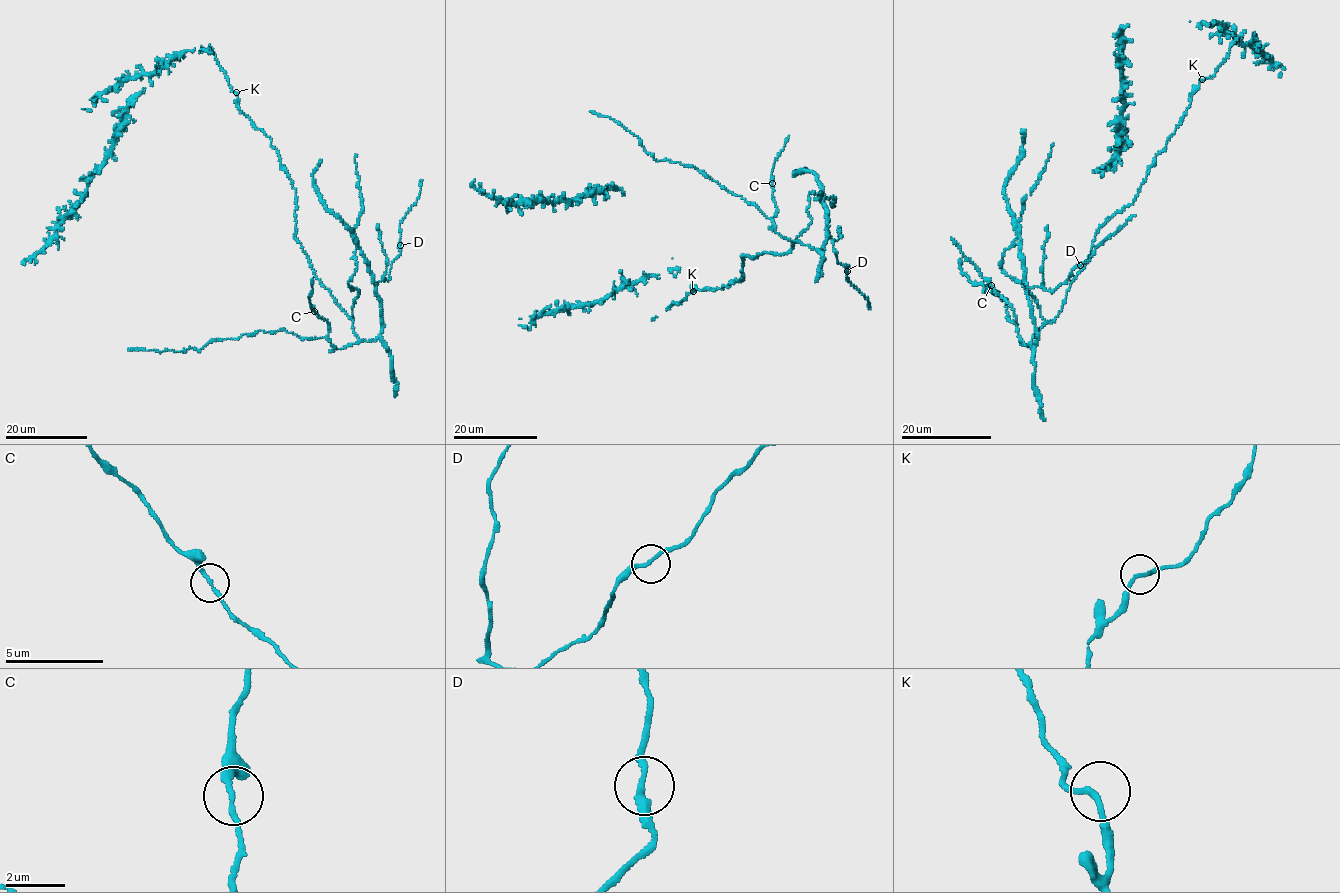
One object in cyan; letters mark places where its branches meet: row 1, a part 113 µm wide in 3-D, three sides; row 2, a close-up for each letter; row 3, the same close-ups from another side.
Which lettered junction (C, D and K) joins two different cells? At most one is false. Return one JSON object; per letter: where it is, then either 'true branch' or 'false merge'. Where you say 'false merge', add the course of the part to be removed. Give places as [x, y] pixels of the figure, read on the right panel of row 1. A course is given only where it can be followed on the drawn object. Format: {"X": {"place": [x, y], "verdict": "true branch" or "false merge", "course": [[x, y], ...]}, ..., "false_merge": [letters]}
{"C": {"place": [991, 285], "verdict": "true branch"}, "D": {"place": [1080, 265], "verdict": "true branch"}, "K": {"place": [1202, 79], "verdict": "true branch"}, "false_merge": []}

